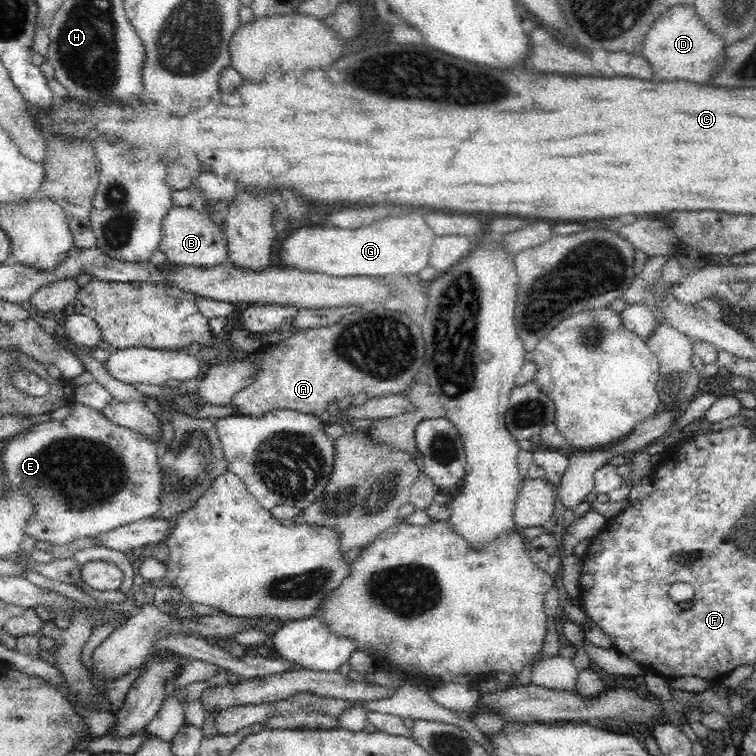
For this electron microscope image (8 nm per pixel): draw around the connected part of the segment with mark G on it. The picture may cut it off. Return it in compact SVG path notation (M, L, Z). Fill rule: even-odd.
M417 209L406 210L404 215L388 216L372 224L357 226L355 229L328 228L300 228L281 242L280 266L294 268L304 273L323 273L330 277L373 277L388 278L396 274L418 277L421 270L429 266L431 249L435 242L435 235Z

